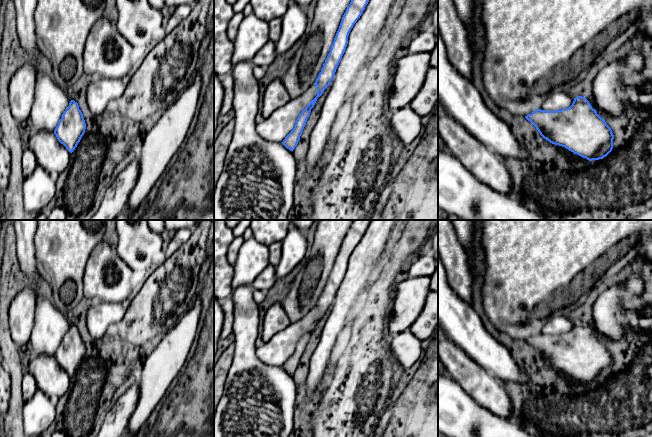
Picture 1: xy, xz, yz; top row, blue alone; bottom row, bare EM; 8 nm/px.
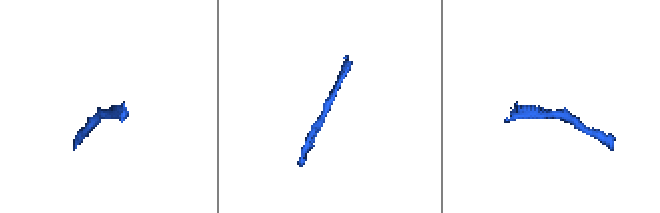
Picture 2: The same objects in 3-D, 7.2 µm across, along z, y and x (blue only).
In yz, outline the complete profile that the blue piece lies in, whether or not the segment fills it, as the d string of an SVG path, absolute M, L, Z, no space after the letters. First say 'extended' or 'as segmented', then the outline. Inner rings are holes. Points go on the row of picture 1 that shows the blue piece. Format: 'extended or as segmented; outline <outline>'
as segmented; outline M582 96L574 98L568 108L557 111L537 109L525 118L544 139L589 161L603 159L613 149L611 128Z

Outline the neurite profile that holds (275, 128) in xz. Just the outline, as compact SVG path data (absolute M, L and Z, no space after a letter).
M311 84L304 92L292 98L283 107L256 124L257 134L269 142L282 143L285 137L293 130L299 114L317 96L317 86Z

